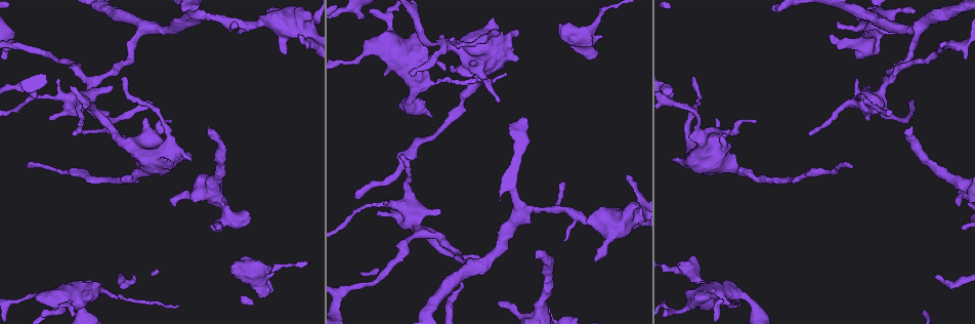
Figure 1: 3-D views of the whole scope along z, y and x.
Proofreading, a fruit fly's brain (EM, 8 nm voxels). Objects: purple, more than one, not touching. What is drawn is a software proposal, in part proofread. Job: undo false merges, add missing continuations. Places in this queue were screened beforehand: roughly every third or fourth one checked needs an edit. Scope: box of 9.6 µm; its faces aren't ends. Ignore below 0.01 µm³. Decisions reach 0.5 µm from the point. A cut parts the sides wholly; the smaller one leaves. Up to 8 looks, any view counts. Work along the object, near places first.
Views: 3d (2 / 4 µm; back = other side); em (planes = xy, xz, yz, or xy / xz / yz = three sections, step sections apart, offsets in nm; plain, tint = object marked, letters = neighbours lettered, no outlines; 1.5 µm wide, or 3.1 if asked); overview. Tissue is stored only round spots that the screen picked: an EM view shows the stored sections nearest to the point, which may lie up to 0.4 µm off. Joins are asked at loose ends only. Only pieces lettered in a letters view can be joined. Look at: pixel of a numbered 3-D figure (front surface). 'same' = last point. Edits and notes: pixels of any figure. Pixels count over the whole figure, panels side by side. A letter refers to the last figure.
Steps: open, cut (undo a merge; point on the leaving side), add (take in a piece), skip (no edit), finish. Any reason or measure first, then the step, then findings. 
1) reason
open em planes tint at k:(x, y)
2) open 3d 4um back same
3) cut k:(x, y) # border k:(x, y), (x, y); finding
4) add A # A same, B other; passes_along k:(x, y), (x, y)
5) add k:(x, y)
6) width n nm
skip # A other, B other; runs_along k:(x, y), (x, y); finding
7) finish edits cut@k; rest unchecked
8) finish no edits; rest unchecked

calibre changes
open 3d 4um at 1:(298, 24)

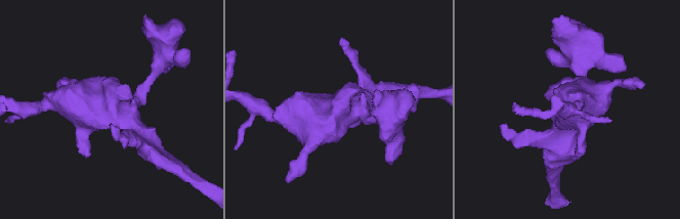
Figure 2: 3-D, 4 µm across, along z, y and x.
open em yz step 4 tint at 2:(336, 114)

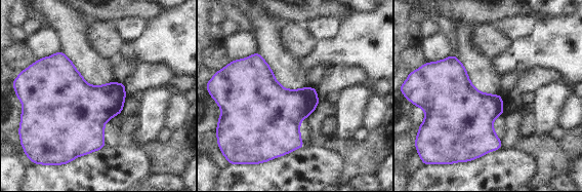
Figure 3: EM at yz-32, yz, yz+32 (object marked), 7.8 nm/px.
open em xz step 8 letters same

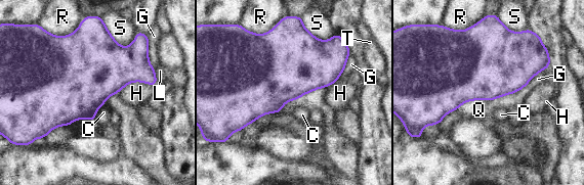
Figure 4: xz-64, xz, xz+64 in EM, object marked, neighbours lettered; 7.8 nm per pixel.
skip # C other, G other, H other, L other, Q other, R other, S other, T other; border 4:(149, 84), (130, 82), (118, 92); one neuron here

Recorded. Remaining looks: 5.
free end
open em planes tint at 1:(151, 103)

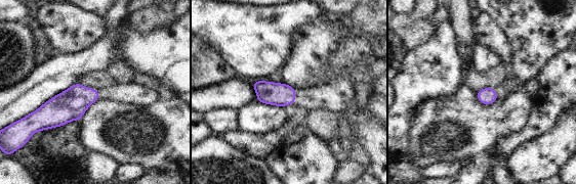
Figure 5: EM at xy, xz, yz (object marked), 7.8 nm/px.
what lies round it
open em planes letters same

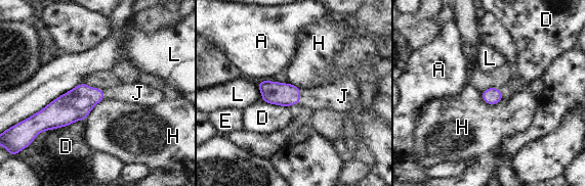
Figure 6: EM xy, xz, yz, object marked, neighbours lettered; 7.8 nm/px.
width 130 nm
add J # A other, D other, E other, H other, J same, L other; passes_along 6:(274, 92), (299, 96), (331, 95); it goes on there

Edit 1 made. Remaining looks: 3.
branch stops here
open 3d 2um at 1:(502, 304)

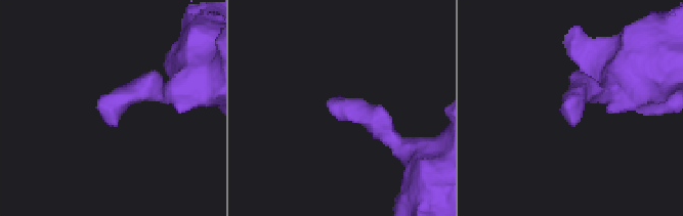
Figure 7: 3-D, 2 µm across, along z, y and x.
open em planes letters at 7:(345, 104)

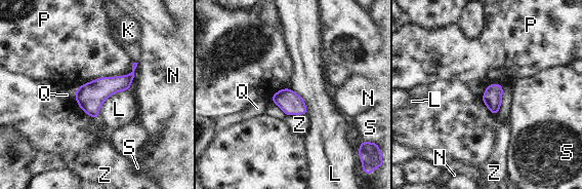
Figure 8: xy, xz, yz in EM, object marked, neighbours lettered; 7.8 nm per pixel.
skip # K other, L other, N other, P other, Q other, S other, Z other; border 8:(127, 89), (113, 92), (97, 118); no lettered piece goes on from it

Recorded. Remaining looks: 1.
finish edits add@6; rest unchecked

